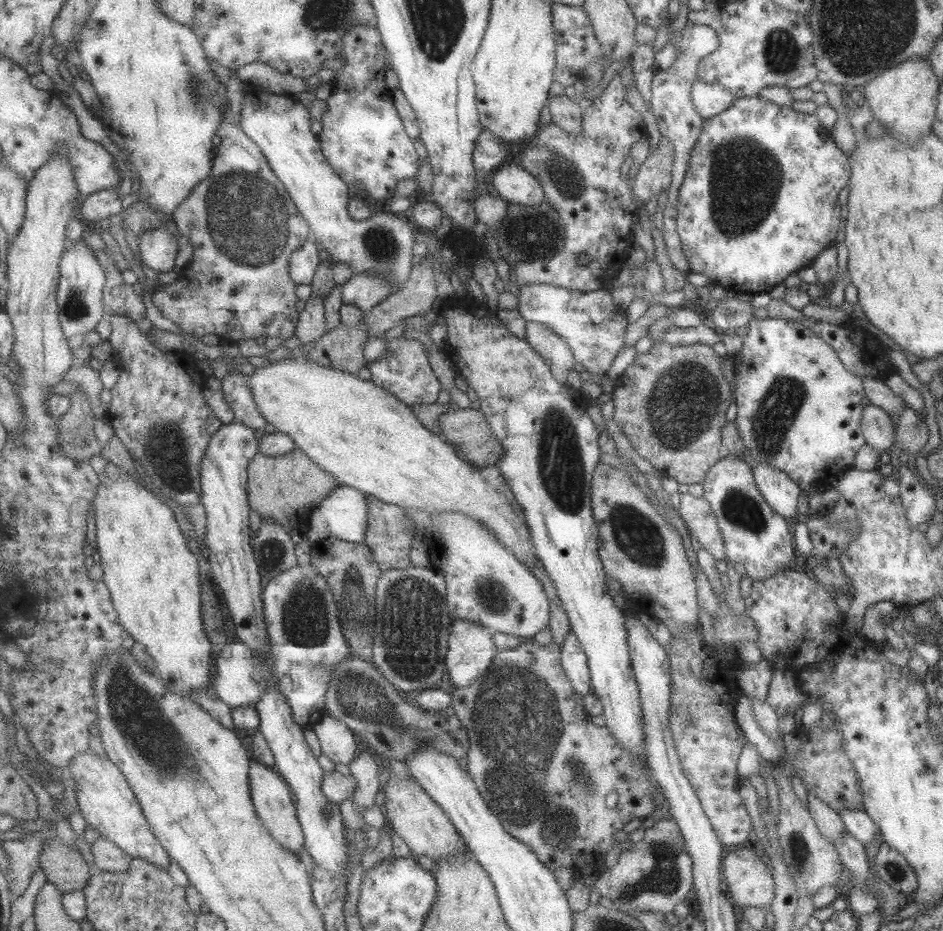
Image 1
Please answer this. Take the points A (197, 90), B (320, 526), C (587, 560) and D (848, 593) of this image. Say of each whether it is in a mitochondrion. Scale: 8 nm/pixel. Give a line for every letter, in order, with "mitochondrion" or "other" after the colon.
A: mitochondrion
B: other
C: other
D: other

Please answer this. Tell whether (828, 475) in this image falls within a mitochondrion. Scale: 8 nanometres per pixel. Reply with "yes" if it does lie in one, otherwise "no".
no

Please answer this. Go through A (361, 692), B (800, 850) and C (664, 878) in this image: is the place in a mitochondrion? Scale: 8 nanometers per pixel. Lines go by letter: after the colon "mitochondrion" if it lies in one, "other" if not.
A: mitochondrion
B: mitochondrion
C: mitochondrion

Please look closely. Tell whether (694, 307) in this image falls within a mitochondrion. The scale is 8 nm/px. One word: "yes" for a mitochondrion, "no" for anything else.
no

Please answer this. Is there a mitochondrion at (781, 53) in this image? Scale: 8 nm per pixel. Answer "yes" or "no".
yes

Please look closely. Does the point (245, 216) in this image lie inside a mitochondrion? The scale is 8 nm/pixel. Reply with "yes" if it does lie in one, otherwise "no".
yes

